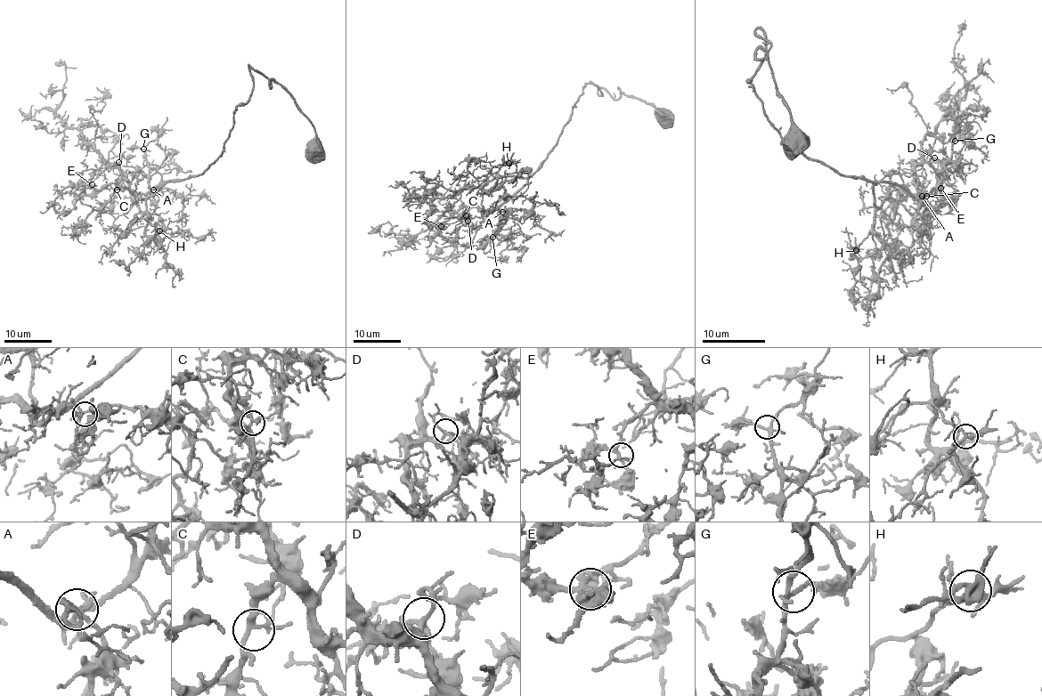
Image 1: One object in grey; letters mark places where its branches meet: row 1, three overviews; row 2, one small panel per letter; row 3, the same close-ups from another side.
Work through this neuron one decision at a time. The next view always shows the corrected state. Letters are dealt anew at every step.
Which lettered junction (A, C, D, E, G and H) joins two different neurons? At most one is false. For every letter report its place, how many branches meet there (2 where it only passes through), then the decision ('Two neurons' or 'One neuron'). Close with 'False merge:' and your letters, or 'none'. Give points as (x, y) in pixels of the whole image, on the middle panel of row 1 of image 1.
A: Place: (502, 212). Branches: 7. One neuron
C: Place: (466, 215). Branches: 4. One neuron
D: Place: (468, 221). Branches: 4. One neuron
E: Place: (441, 226). Branches: 4. One neuron
G: Place: (492, 237). Branches: 4. One neuron
H: Place: (508, 163). Branches: 5. One neuron
False merge: none

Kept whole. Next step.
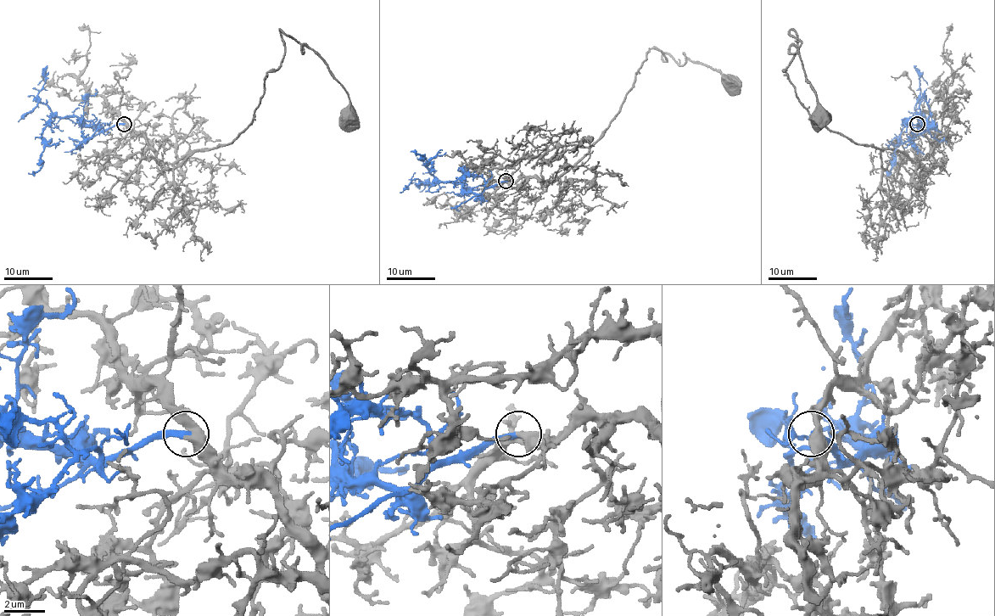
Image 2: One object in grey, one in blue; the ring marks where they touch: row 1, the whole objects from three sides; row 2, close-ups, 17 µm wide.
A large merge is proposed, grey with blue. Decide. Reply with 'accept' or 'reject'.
accept

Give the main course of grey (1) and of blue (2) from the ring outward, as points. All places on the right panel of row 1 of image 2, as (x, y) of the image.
1: (917, 124), (915, 163), (818, 121), (785, 72), (796, 50), (790, 30), (818, 119)
2: (917, 124), (925, 130), (929, 126), (918, 117), (913, 117), (900, 135), (892, 168), (886, 173)

